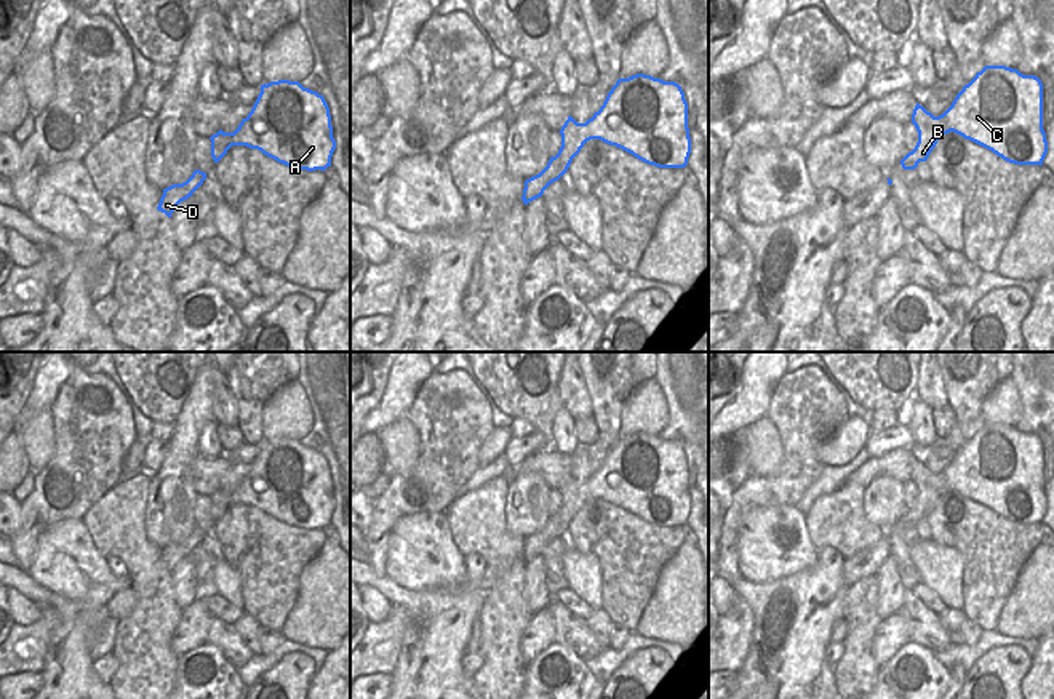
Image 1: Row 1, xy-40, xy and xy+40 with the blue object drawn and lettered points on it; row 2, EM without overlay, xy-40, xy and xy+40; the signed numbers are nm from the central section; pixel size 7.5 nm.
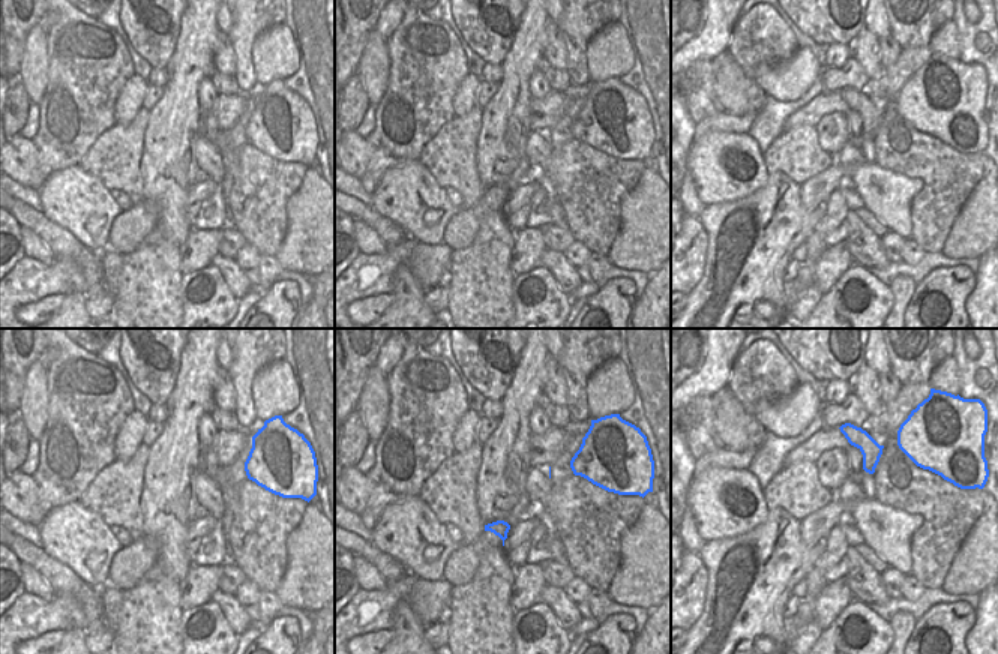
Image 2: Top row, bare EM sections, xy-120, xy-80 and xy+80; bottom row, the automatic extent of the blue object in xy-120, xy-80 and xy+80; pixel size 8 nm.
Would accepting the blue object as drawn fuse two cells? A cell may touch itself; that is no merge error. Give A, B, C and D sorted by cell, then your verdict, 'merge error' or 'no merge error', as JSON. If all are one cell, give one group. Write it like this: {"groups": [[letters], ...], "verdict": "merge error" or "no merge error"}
{"groups": [["A", "B", "C", "D"]], "verdict": "no merge error"}

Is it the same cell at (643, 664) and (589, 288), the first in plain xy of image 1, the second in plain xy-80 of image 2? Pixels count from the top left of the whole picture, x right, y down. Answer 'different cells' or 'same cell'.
different cells

